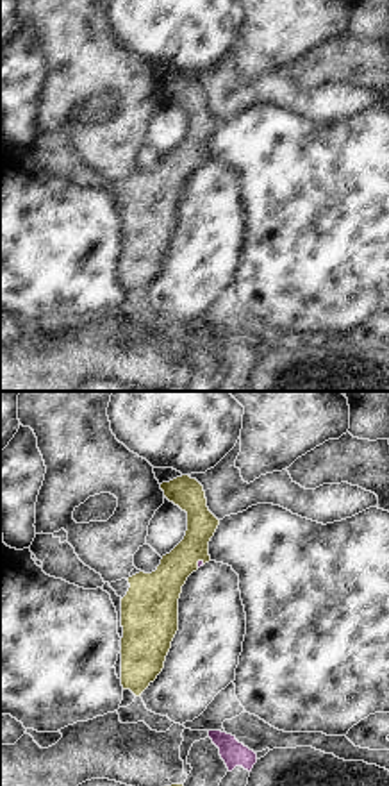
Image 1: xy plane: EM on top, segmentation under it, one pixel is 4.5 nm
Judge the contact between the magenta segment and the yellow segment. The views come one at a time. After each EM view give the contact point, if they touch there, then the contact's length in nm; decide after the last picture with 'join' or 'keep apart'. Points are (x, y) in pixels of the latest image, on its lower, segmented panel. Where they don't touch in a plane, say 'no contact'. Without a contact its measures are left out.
meets magenta at (198, 563); contact 50 nm long

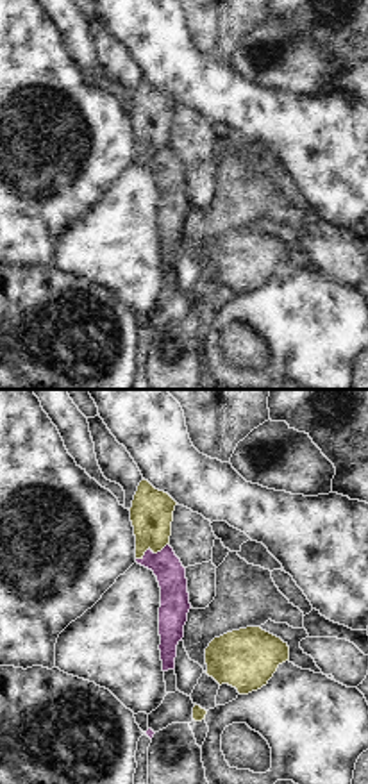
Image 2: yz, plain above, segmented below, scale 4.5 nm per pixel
meets magenta at (152, 552); contact 170 nm long

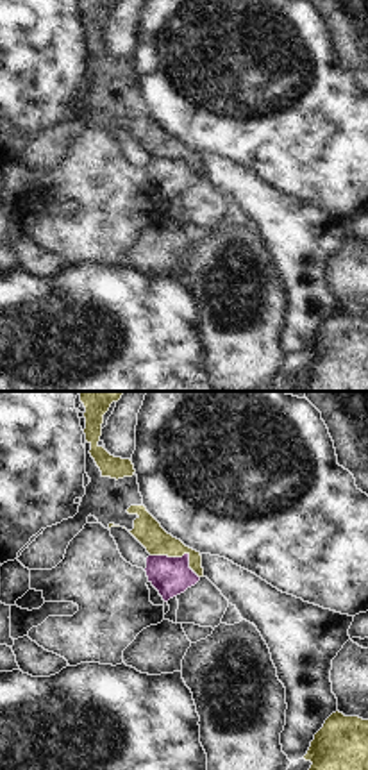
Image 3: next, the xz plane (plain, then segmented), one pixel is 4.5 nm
meets magenta at (183, 556); contact 240 nm long

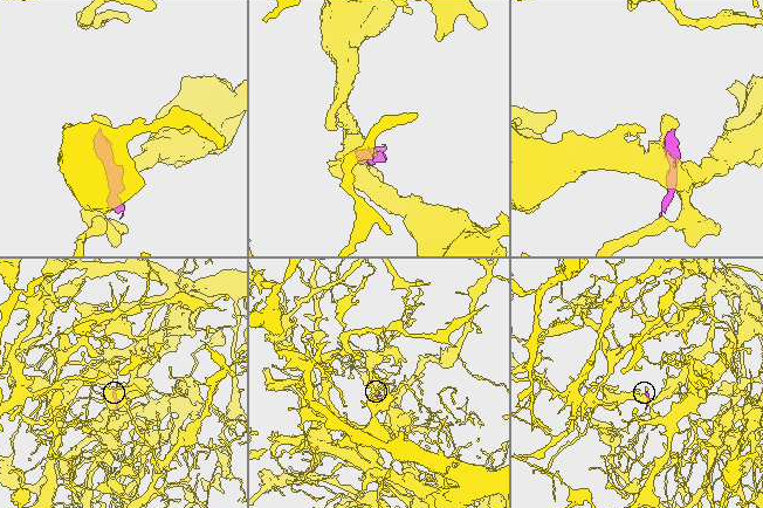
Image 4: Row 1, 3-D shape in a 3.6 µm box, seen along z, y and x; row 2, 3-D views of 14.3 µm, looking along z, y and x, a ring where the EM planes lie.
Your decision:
keep apart

